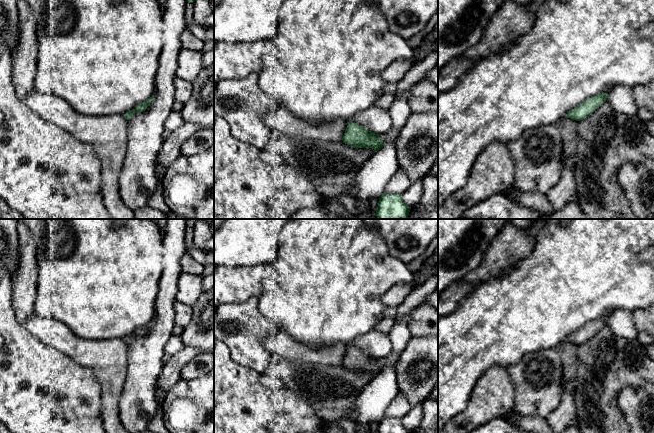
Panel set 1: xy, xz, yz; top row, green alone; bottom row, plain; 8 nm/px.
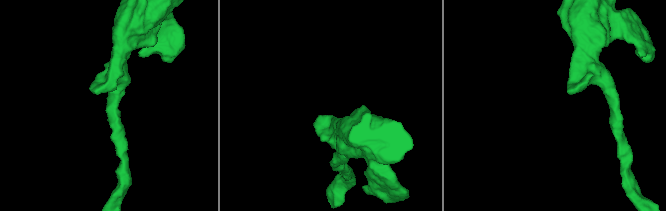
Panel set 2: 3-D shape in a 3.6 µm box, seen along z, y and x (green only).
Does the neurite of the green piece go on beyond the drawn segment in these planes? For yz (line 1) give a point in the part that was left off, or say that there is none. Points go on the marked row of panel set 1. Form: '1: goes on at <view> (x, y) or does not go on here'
1: does not go on here

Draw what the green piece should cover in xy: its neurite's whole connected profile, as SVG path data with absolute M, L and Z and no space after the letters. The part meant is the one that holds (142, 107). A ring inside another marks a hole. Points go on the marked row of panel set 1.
M154 94L144 103L136 106L135 109L127 112L126 114L124 114L125 118L127 120L130 120L130 118L135 114L135 113L139 113L139 112L143 112L147 109L147 107L150 105L151 101L154 99Z

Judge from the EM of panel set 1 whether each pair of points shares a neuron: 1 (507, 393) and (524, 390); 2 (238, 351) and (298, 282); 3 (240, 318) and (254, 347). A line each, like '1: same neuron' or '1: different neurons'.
1: different neurons
2: different neurons
3: same neuron

